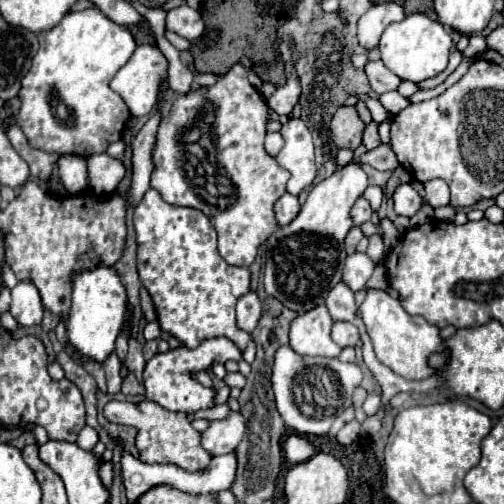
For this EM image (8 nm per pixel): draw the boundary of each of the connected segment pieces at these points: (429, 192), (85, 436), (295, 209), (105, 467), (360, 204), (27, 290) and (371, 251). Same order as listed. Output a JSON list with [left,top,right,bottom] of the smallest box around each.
[[424,179,450,207],[76,425,98,451],[276,193,300,227],[98,461,114,491],[352,197,372,227],[10,281,44,327],[366,233,386,263]]

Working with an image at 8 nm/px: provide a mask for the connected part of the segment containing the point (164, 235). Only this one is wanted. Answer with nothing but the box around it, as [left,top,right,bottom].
[134,189,250,351]

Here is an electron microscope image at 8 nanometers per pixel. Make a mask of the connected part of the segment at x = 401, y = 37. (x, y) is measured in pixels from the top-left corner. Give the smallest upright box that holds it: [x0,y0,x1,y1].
[378,13,454,83]

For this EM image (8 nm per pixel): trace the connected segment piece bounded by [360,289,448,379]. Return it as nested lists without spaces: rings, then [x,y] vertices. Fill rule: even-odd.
[[[368,289],[368,295],[360,305],[360,313],[380,363],[384,363],[396,375],[406,379],[426,379],[434,375],[436,369],[428,363],[428,357],[434,353],[448,351],[448,347],[444,345],[444,339],[440,337],[440,329],[436,325],[424,321],[424,317],[408,315],[398,303],[398,299],[390,297],[386,291],[380,291],[380,289]]]

